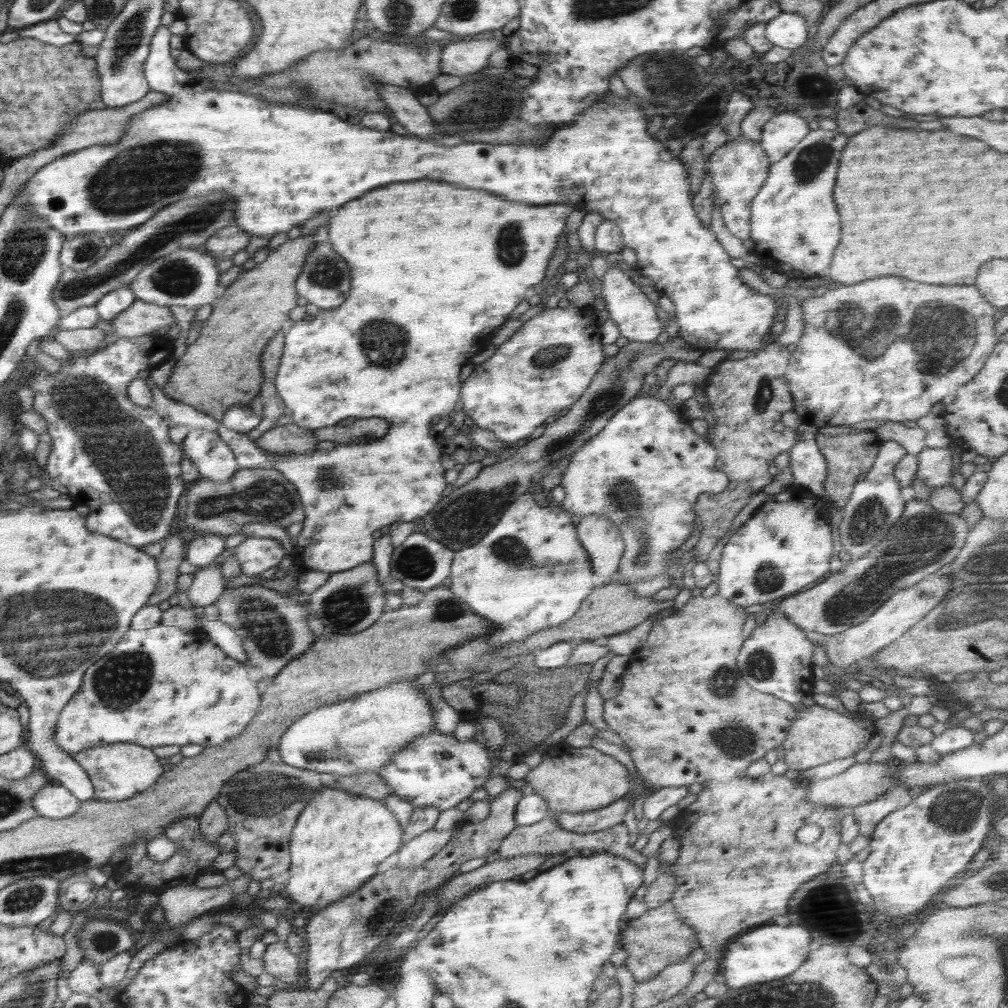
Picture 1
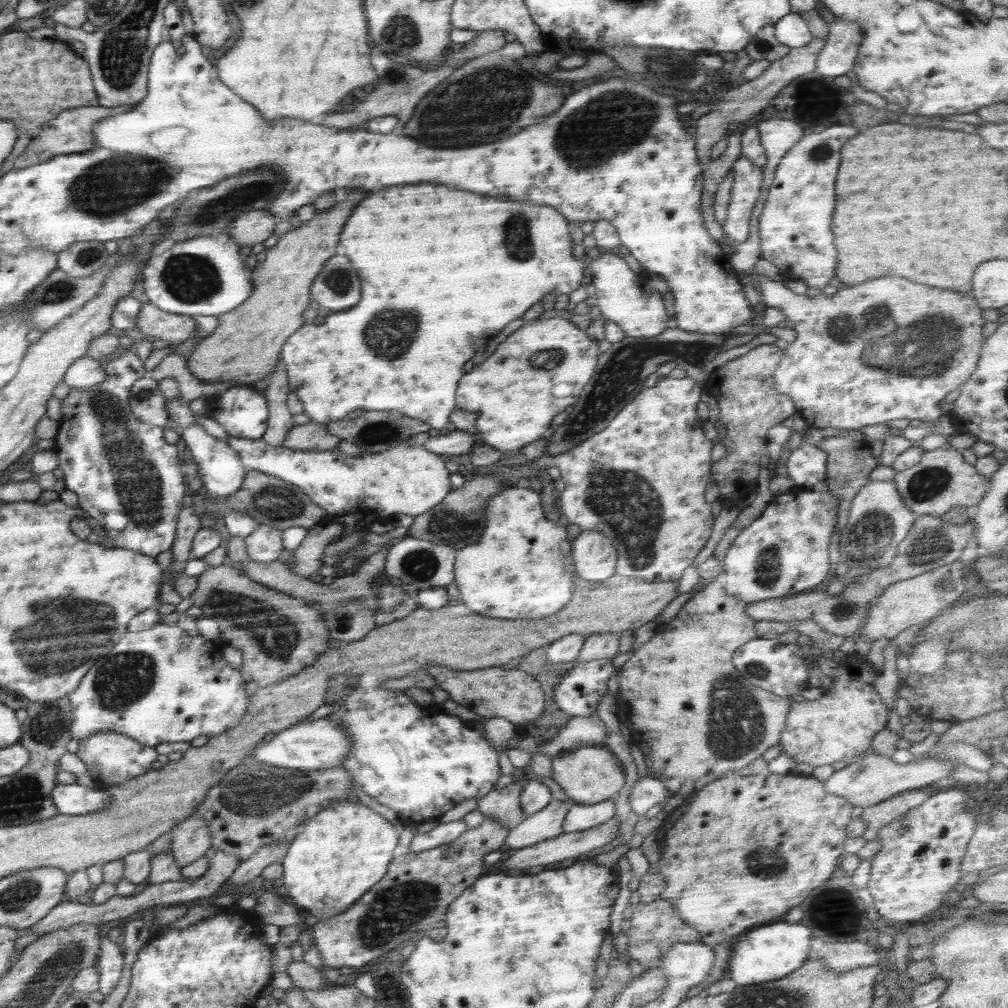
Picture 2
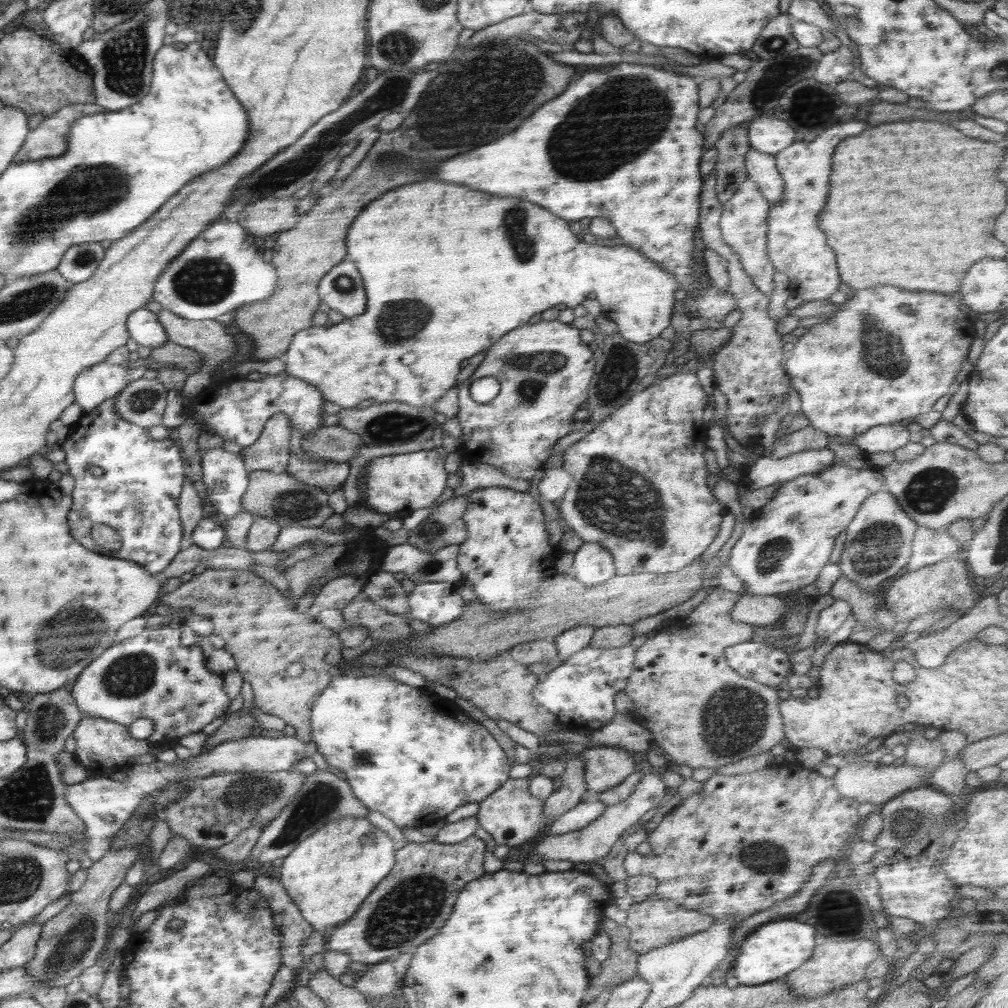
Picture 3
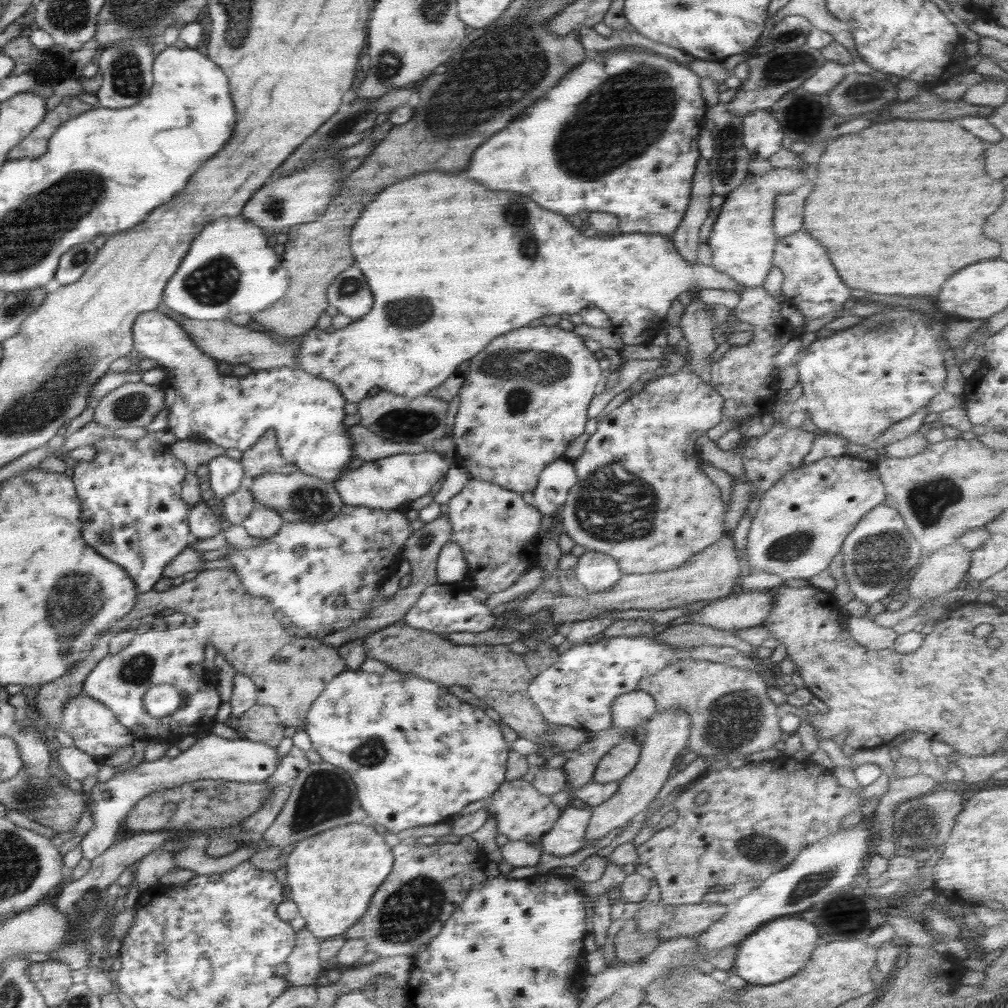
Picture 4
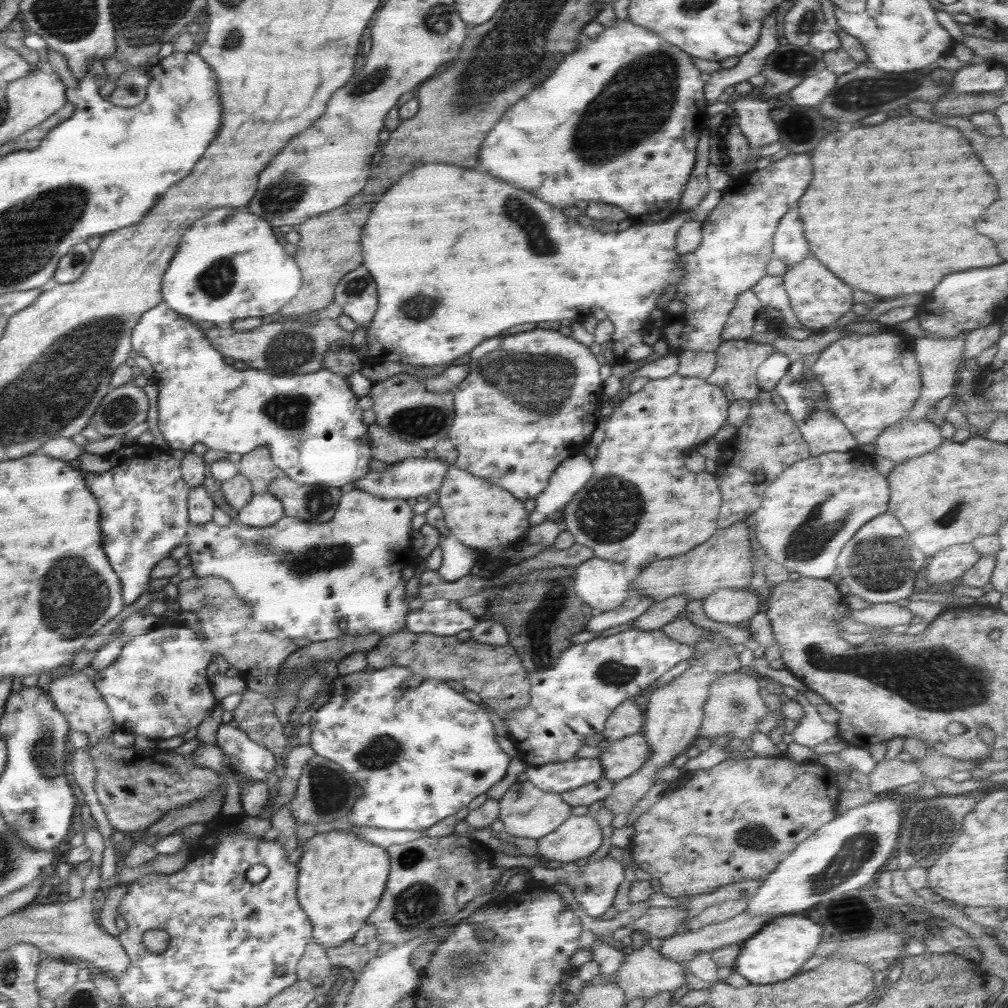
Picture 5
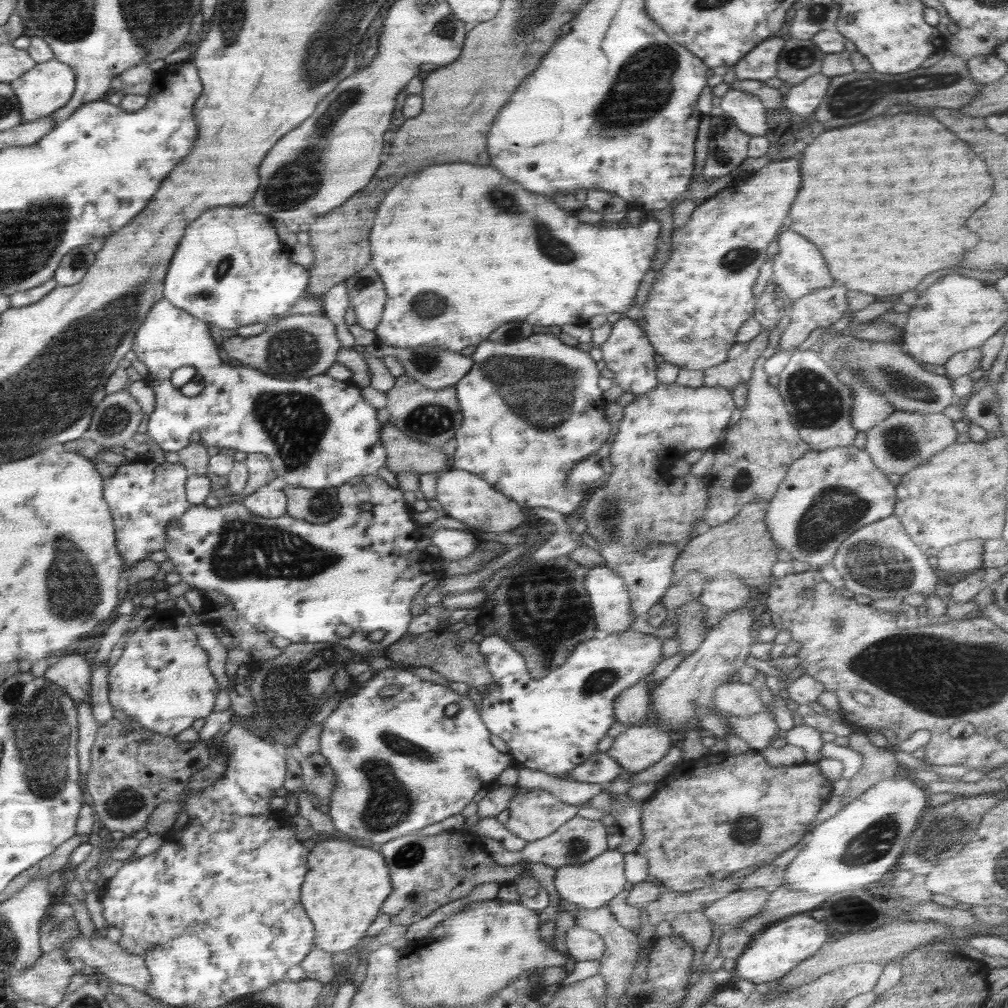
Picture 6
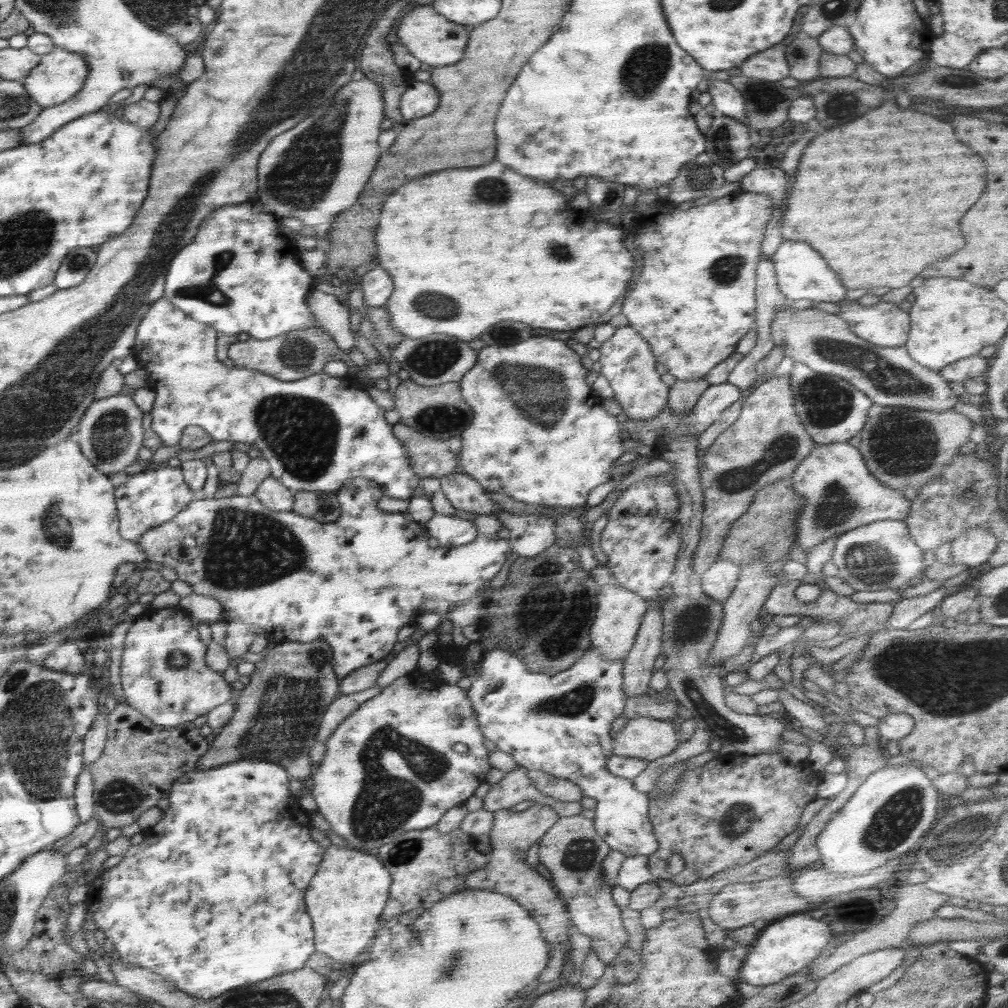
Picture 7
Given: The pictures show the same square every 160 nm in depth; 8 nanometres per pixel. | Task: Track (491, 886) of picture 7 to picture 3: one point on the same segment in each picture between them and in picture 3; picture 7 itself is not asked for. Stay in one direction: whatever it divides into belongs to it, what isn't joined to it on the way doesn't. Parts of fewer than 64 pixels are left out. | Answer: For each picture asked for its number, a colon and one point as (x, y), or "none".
3: (512, 814)
4: (522, 812)
5: (526, 811)
6: (535, 813)

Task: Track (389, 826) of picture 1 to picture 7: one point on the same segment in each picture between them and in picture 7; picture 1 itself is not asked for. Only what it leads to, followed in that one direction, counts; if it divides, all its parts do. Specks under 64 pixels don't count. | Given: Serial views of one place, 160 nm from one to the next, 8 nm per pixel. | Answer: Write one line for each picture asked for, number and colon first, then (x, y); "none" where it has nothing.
2: (345, 850)
3: (328, 875)
4: (332, 876)
5: (341, 876)
6: (346, 883)
7: (345, 899)

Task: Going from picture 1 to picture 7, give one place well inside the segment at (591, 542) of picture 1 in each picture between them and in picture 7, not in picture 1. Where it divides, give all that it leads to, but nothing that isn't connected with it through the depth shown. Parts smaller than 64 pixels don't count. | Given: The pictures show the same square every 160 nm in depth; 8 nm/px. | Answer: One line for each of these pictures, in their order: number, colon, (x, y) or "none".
2: (595, 556)
3: (594, 564)
4: (597, 571)
5: (602, 584)
6: (608, 594)
7: (620, 611)

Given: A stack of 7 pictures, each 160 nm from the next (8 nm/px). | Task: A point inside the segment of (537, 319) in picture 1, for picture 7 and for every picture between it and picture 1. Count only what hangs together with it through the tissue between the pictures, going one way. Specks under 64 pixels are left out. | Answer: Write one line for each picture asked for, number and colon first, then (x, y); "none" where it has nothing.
2: (540, 370)
3: (552, 368)
4: (505, 434)
5: (500, 432)
6: (554, 386)
7: (539, 434)

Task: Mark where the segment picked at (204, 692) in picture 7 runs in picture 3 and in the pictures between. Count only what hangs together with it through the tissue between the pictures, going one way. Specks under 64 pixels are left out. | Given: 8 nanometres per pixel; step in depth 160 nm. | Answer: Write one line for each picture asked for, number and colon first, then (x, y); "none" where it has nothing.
3: (151, 675)
4: (175, 655)
5: (170, 663)
6: (162, 679)

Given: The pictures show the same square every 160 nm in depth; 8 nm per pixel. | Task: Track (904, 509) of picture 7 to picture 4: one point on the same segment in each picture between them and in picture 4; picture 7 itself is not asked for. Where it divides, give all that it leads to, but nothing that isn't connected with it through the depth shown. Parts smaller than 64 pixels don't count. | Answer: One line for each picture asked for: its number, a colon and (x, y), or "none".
4: (802, 521)
5: (811, 511)
6: (825, 496)

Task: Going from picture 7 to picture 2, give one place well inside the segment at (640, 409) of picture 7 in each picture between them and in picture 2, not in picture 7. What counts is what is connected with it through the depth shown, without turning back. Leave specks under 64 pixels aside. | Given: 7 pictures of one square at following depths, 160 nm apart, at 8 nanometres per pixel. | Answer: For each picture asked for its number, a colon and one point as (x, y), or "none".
2: (442, 271)
3: (480, 265)
4: (491, 262)
5: (463, 248)
6: (627, 352)

